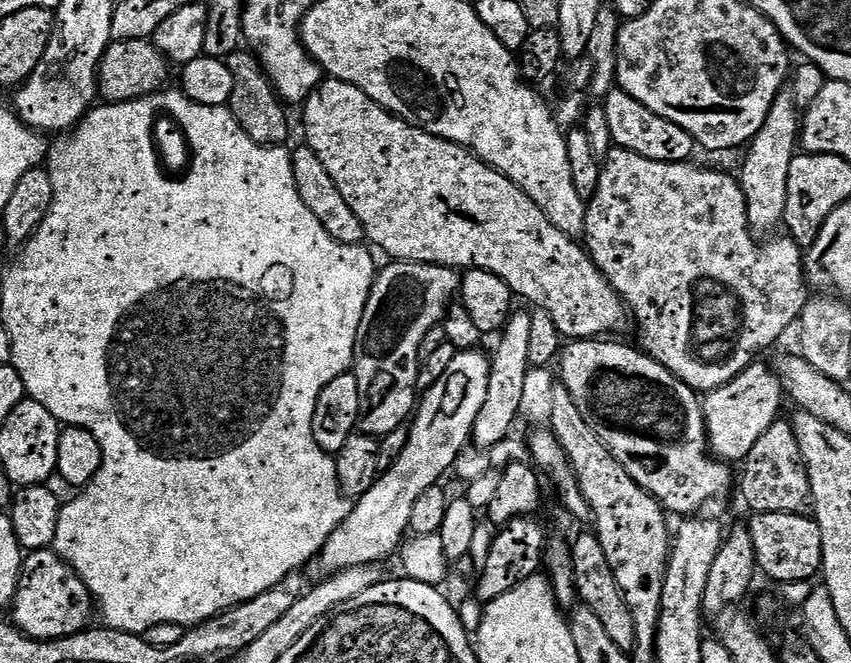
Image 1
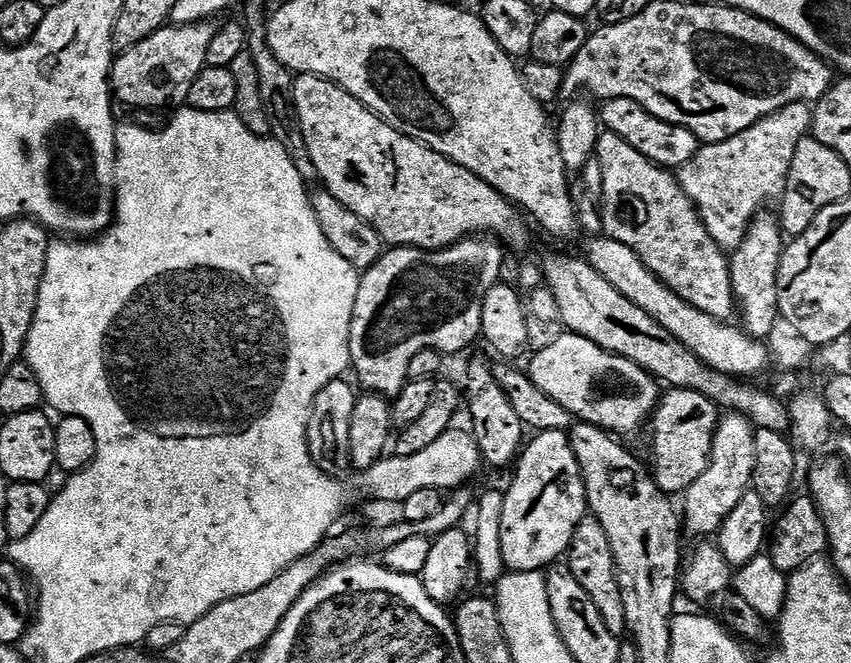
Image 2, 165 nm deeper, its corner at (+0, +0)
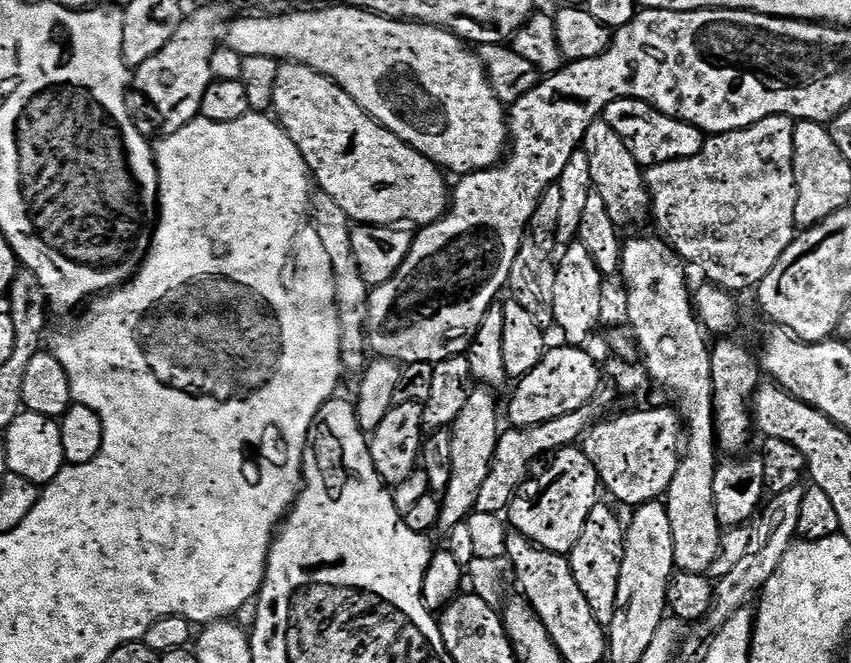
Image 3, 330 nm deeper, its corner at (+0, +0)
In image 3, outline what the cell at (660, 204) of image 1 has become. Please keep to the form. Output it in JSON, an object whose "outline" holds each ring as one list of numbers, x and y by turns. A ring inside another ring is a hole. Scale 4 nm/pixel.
{"outline":[[601,118,595,120,586,130,582,151,590,158,590,178,592,187,606,201,606,210,610,210,610,218,618,226,624,224,640,224,650,216,650,201,648,199,648,181,645,169,626,150,626,142,610,130,607,122]]}

